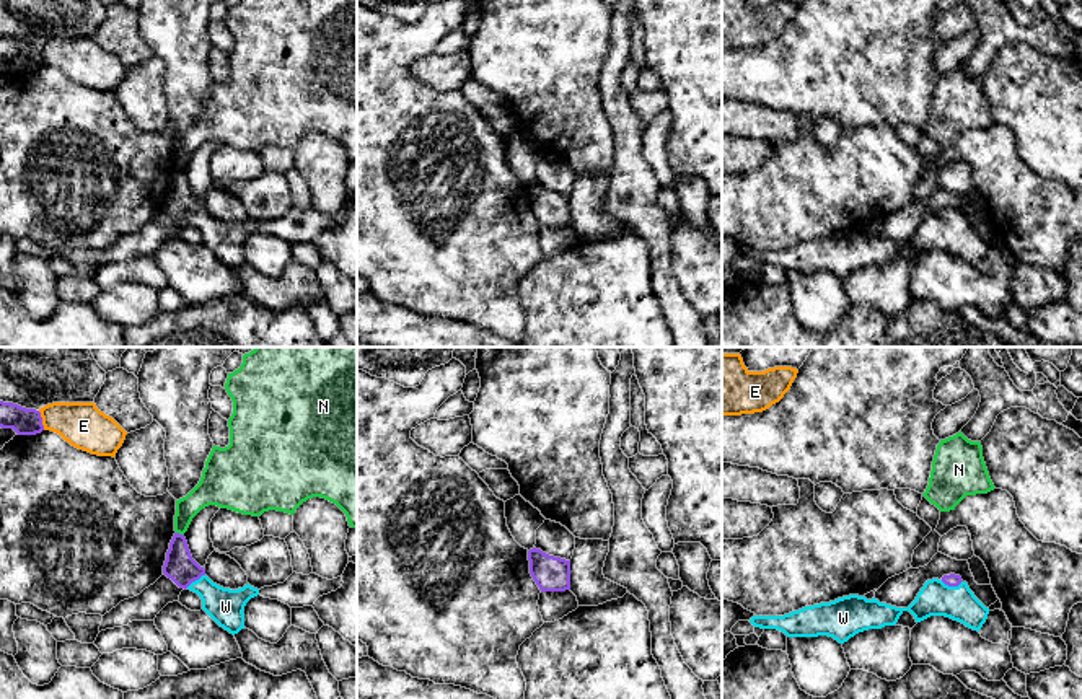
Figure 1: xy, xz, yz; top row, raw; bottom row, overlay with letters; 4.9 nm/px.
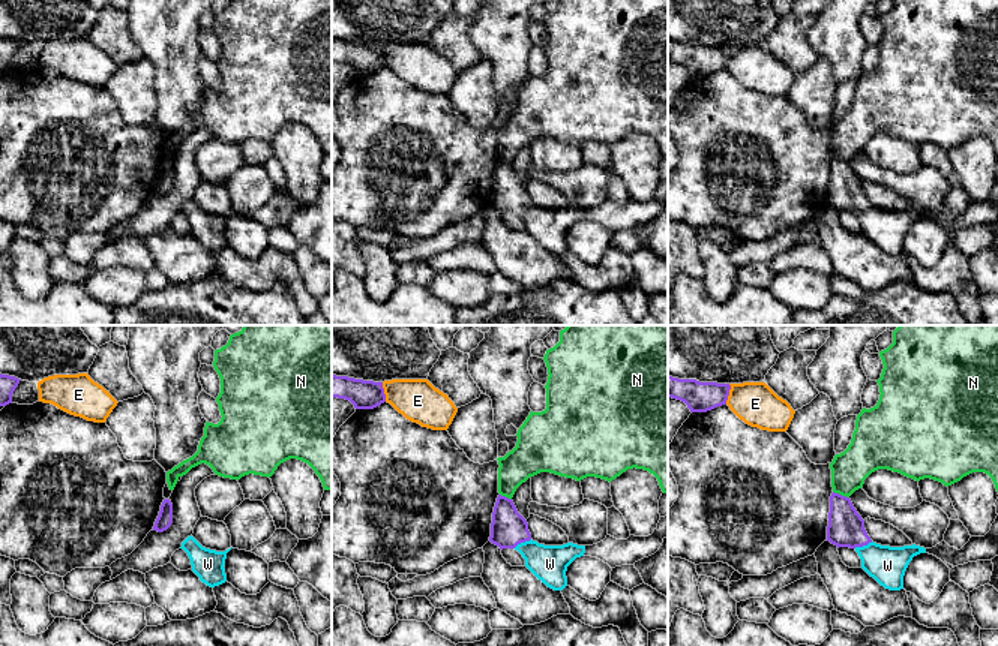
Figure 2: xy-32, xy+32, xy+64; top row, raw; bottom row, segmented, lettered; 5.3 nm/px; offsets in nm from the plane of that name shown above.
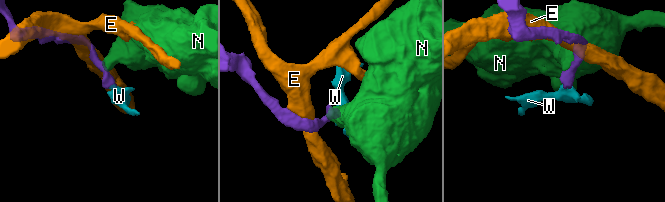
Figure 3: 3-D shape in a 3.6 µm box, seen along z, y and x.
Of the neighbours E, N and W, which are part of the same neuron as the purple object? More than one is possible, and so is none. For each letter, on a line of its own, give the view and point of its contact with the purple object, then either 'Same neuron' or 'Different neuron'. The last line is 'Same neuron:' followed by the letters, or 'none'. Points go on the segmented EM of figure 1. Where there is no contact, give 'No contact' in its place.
E: Touches purple at xy (41, 421). Different neuron
N: Touches purple at xy (178, 533). Different neuron
W: Touches purple at yz (952, 585). Same neuron
Same neuron: W

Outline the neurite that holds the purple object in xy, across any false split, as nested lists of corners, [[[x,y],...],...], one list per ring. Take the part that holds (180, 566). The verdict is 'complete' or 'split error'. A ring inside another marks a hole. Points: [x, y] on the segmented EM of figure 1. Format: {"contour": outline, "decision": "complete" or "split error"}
{"contour": [[[174,533],[163,574],[179,588],[197,593],[202,600],[202,609],[225,631],[238,634],[244,629],[244,606],[259,595],[259,590],[249,583],[238,590],[223,588],[213,583],[205,569],[191,556],[184,534]]], "decision": "split error"}

